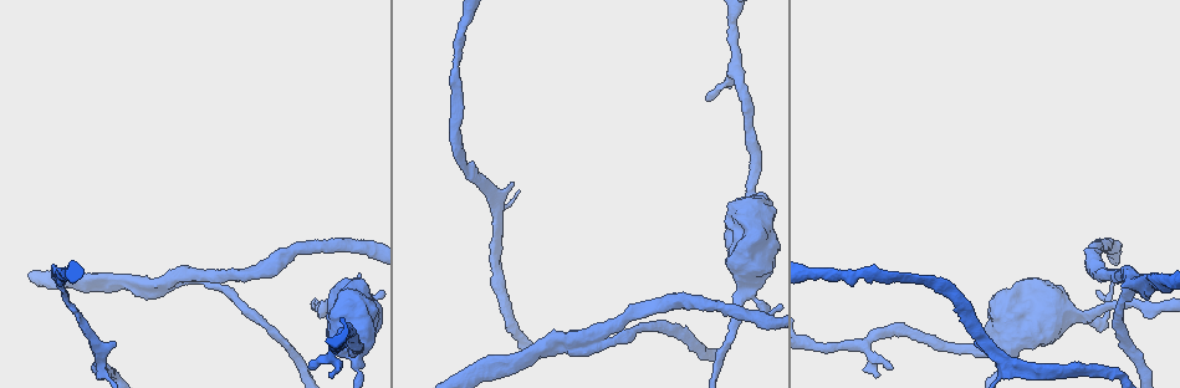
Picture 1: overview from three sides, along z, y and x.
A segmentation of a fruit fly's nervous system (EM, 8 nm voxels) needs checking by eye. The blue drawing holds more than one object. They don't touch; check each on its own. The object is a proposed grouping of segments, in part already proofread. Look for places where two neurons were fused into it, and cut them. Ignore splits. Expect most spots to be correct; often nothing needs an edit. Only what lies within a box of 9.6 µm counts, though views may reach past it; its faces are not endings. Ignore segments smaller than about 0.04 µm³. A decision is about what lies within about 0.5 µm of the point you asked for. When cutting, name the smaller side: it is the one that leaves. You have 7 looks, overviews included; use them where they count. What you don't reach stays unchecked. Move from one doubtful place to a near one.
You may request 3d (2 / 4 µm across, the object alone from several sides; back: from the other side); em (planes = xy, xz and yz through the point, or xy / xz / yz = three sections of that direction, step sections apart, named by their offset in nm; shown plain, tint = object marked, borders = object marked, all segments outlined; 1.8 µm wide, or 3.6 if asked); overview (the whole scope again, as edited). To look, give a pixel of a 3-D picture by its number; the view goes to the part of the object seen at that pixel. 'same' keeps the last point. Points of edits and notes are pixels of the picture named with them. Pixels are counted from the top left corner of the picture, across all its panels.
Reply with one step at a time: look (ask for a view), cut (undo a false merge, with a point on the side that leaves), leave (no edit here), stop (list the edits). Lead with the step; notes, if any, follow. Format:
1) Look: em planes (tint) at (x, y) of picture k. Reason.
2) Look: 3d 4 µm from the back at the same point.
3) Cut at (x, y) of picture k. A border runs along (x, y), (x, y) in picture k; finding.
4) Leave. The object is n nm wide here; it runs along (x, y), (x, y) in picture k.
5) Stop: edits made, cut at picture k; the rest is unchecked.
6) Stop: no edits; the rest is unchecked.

Look: em planes (tint) at (1004, 367) of picture 1. Three-way junction.

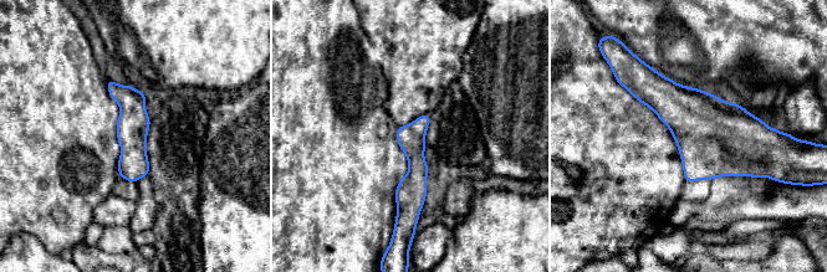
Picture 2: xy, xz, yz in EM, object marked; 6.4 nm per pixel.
Leave. All the same neuron.

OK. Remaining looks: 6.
Look: 3d 2 µm at (1119, 276) of picture 1. Side arm on a straight run.

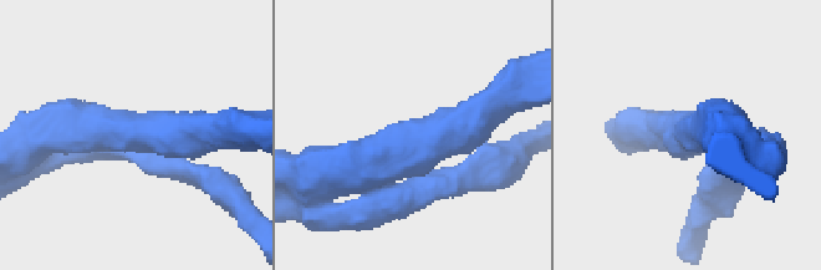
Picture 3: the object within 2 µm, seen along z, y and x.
Look: em planes (tint) at (426, 139) of picture 3. Now the EM.

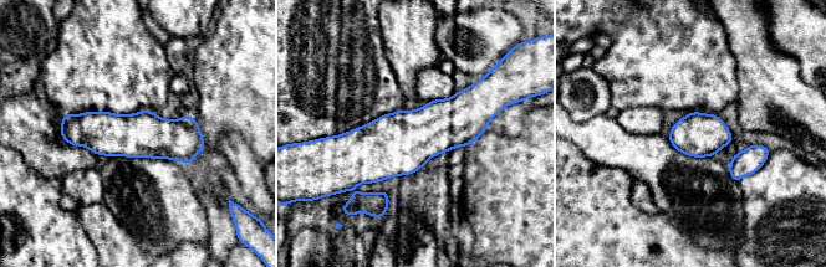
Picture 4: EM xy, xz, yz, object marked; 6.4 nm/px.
Leave. The object is 280 nm wide here; continuous, no second neuron.

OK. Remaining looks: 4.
Look: em 3.6 µm planes (plain) at (750, 192) of picture 1. Thick turns thin.

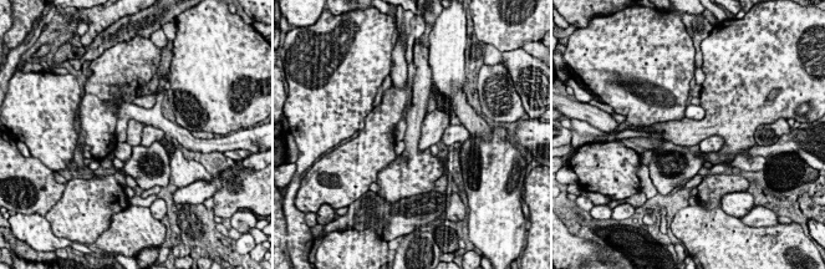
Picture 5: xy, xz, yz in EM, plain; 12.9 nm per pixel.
Look: em 3.6 µm planes (borders) at the same point. What lies round it.

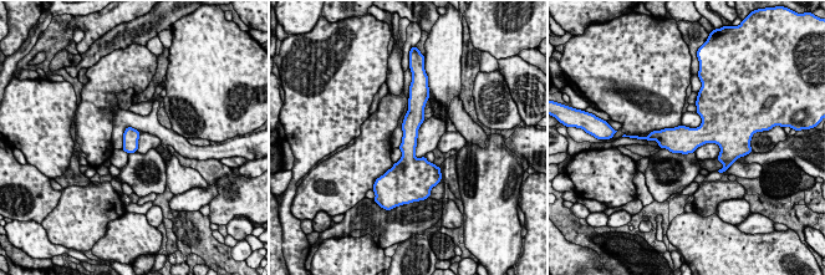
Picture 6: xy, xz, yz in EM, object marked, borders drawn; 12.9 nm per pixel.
Leave. It runs along (416, 105), (410, 127), (407, 176) in picture 6; all the same neuron.

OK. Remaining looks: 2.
Stop: no edits; the rest is unchecked.

